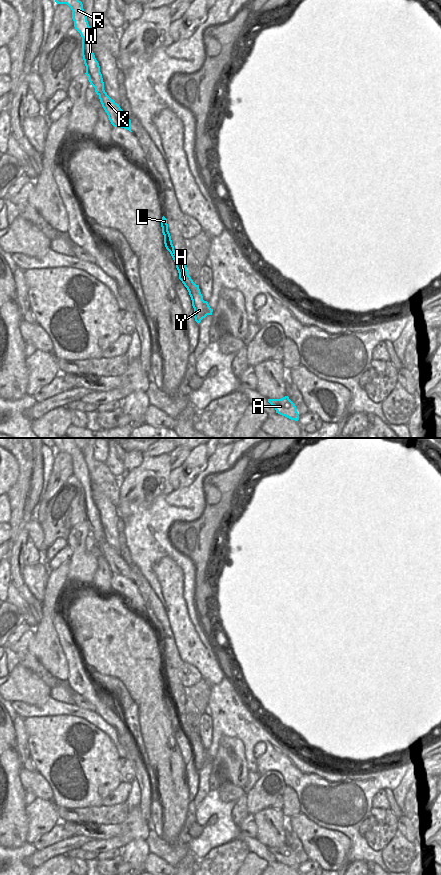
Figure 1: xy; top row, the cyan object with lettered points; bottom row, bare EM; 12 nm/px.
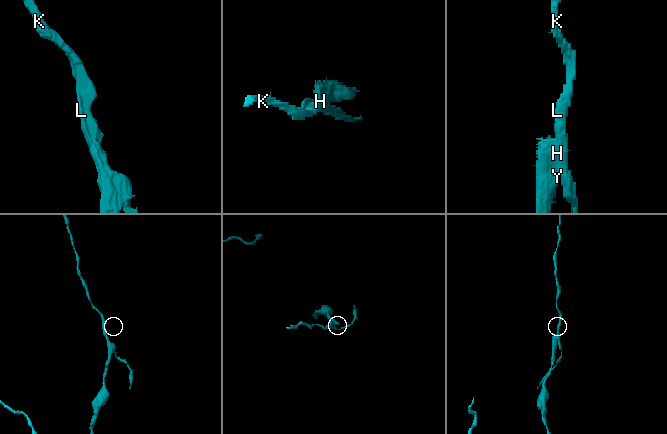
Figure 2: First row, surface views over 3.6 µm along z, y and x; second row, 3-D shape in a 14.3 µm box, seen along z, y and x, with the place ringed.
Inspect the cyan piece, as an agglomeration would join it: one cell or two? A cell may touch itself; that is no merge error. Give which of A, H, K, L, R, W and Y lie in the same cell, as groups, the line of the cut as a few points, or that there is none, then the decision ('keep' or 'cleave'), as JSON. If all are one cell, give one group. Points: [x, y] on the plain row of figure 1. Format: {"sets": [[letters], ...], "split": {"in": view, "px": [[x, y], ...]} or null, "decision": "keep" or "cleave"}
{"sets": [["A", "K", "L", "R", "W"], ["H", "Y"]], "split": {"in": "xy", "px": [[178, 708], [181, 714], [178, 720]]}, "decision": "cleave"}

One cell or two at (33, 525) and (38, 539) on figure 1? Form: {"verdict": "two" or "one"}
{"verdict": "one"}

